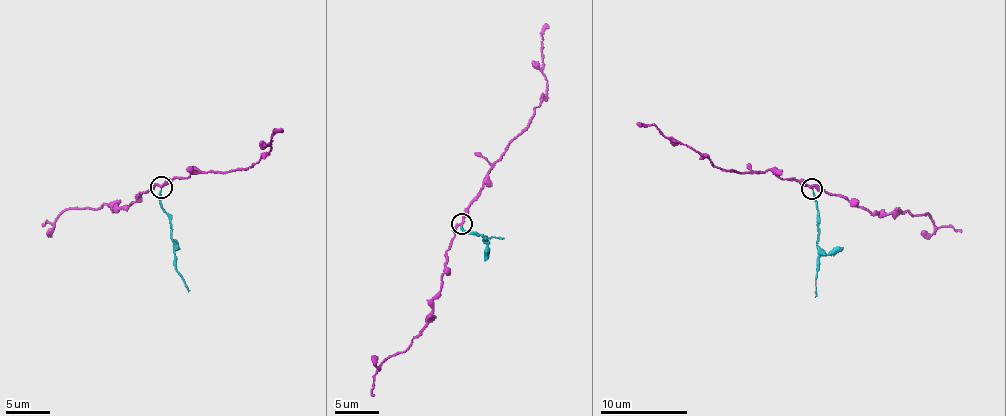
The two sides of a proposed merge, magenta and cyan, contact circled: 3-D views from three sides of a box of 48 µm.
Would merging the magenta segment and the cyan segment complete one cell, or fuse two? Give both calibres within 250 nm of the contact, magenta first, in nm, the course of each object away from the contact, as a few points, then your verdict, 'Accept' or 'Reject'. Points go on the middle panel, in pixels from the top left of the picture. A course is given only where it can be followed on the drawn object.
Thickness 180 nm (magenta) against 140 nm. Course of magenta: (461, 224), (488, 171), (540, 105), (547, 85), (540, 48), (545, 23). Course of cyan: (461, 224), (464, 231), (487, 239), (503, 238). Reject

